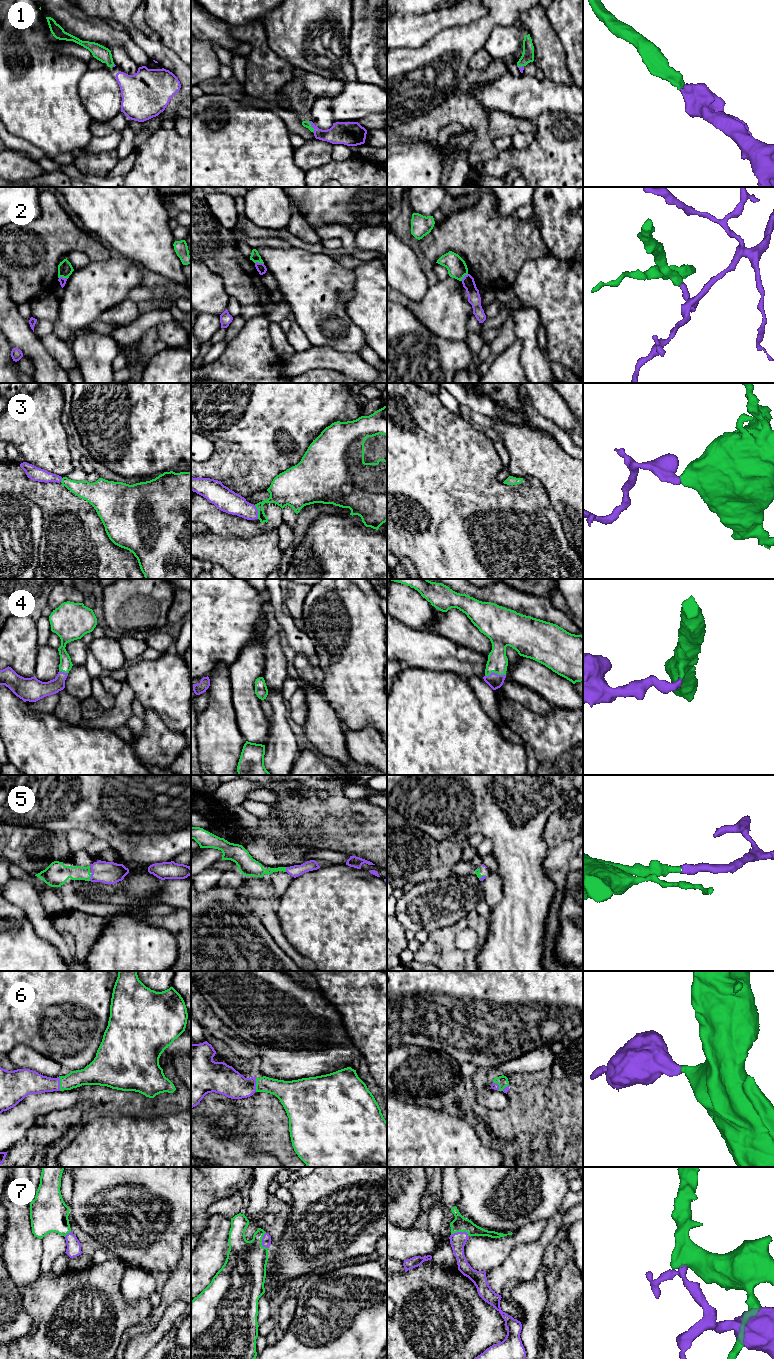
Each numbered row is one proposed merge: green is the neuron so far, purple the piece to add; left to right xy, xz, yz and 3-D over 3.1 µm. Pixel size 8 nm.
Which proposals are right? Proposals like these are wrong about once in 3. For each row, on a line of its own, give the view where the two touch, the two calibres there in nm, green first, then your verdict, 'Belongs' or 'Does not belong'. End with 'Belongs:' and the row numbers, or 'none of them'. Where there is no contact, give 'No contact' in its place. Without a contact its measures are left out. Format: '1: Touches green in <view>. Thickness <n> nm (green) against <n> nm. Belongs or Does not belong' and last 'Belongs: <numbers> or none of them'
1: Touches green in xz. Thickness 60 nm (green) against 180 nm. Belongs
2: Touches green in xz. Thickness 80 nm (green) against 80 nm. Does not belong
3: Touches green in xz. Thickness 200 nm (green) against 180 nm. Belongs
4: Touches green in yz. Thickness 160 nm (green) against 120 nm. Belongs
5: Touches green in xy. Thickness 160 nm (green) against 180 nm. Belongs
6: Touches green in xy. Thickness 150 nm (green) against 190 nm. Belongs
7: Touches green in yz. Thickness 130 nm (green) against 130 nm. Belongs
Belongs: 1, 3, 4, 5, 6, 7

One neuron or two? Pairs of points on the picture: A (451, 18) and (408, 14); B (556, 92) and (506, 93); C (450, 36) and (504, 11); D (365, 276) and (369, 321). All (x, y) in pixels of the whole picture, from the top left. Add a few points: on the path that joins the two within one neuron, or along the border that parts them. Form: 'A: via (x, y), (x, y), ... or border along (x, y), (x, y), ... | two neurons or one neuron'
A: via (440, 18), (419, 18) | one neuron
B: via (544, 94), (522, 95), (518, 91) | one neuron
C: via (463, 36), (473, 36), (491, 20) | one neuron
D: via (369, 287), (369, 310) | one neuron

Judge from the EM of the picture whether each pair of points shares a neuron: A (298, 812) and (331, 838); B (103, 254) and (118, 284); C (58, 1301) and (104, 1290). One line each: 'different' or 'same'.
A: same
B: different
C: same

